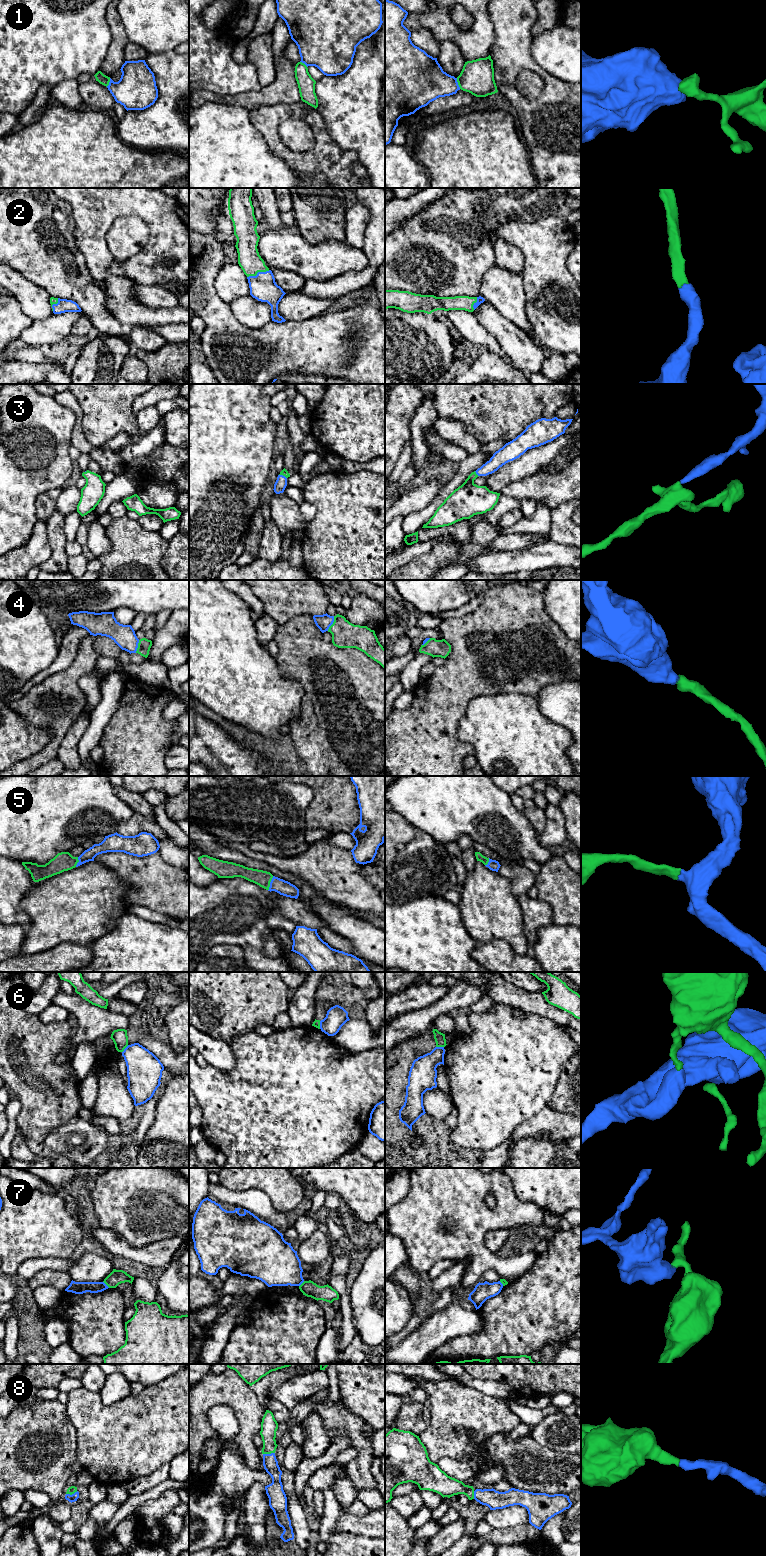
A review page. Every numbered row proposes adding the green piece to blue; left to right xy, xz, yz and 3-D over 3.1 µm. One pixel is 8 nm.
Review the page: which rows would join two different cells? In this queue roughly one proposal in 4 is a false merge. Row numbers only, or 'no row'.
1, 6, 7

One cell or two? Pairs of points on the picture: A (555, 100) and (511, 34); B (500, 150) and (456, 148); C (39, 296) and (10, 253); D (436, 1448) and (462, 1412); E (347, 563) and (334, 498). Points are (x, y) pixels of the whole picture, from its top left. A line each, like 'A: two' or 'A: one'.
A: one
B: one
C: two
D: one
E: one

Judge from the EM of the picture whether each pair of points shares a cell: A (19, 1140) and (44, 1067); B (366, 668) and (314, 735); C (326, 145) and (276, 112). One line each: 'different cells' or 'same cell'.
A: different cells
B: same cell
C: same cell

